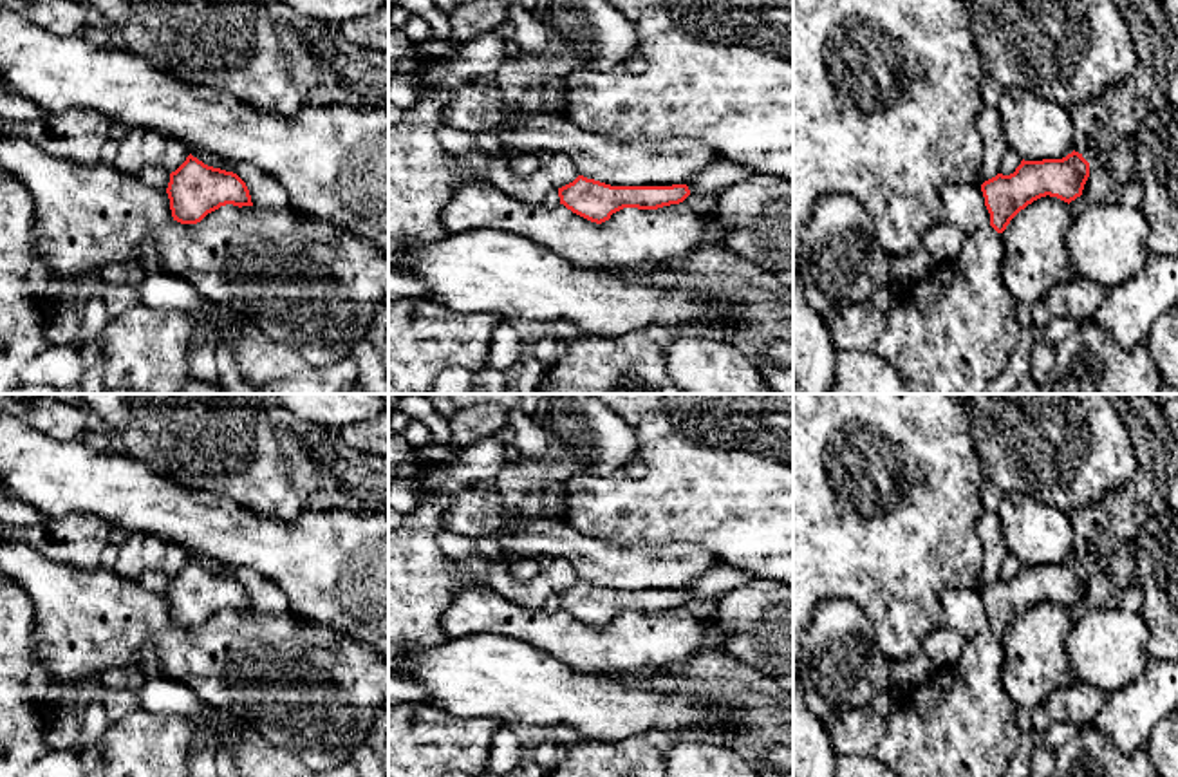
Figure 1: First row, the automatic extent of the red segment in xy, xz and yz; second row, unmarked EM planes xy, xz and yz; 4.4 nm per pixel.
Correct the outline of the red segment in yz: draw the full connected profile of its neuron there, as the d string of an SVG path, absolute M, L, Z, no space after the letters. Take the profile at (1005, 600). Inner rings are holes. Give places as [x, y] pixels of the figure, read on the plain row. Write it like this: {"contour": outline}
{"contour": "M1073 555L1062 564L1023 564L1014 578L997 578L985 585L981 596L990 629L967 638L956 665L934 669L925 683L900 696L889 717L871 708L844 710L829 717L824 726L835 752L874 757L898 777L1003 777L1023 734L1017 705L1003 685L1003 636L1021 614L1041 602L1050 600L1070 609L1082 600L1088 582L1089 567Z"}

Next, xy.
{"contour": "M193 562L170 578L166 593L173 625L197 629L220 611L253 611L246 587L233 576L213 573Z"}

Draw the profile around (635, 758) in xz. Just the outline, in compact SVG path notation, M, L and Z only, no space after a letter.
M643 737L623 743L580 741L562 750L558 764L546 777L667 777L665 761Z

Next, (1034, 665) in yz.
M1041 602L1021 614L1003 636L1003 685L1021 708L1044 705L1046 697L1073 679L1064 640L1073 625L1070 609Z

